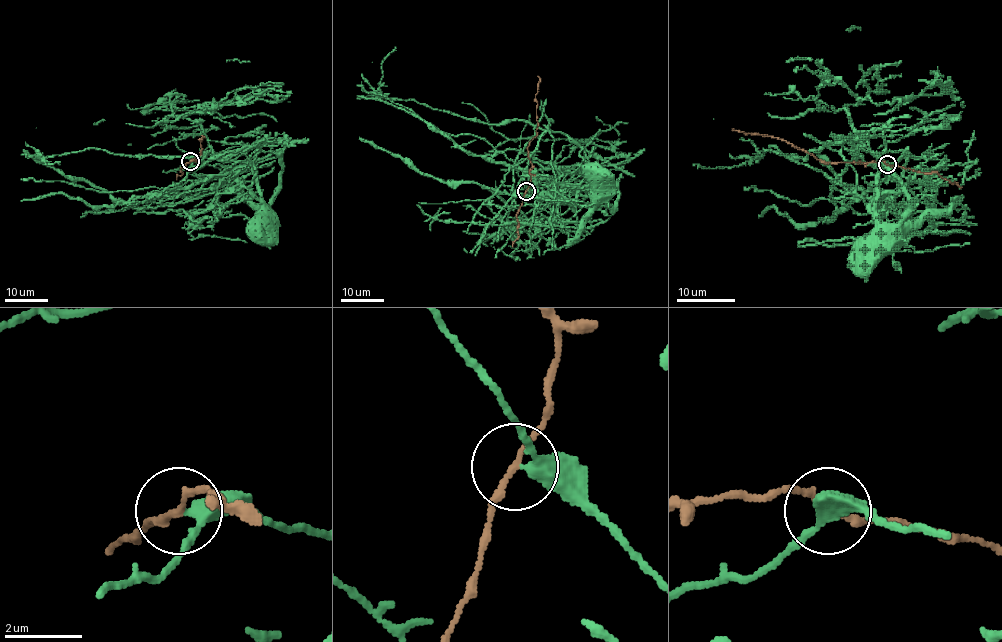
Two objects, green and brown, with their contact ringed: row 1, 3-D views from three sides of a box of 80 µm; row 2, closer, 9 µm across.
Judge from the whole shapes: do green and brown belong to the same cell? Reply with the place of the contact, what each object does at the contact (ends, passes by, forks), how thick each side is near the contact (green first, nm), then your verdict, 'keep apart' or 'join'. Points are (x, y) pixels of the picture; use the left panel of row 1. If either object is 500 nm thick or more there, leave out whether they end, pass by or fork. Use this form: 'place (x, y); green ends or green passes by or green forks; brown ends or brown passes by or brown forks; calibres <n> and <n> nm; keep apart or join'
place (190, 161); green passes by; brown passes by; calibres 320 and 160 nm; keep apart

